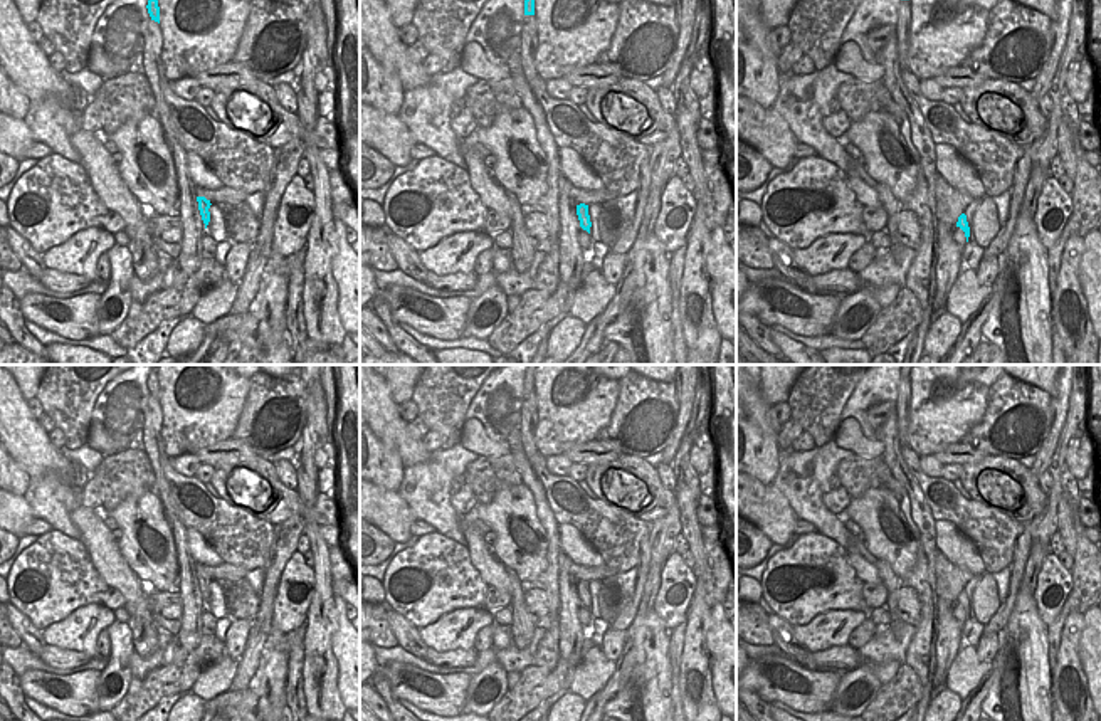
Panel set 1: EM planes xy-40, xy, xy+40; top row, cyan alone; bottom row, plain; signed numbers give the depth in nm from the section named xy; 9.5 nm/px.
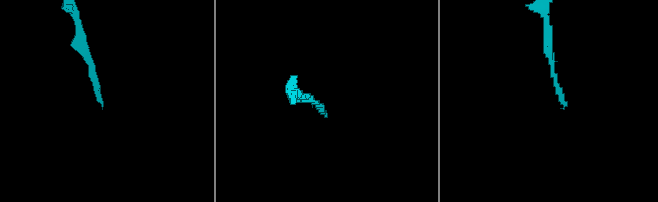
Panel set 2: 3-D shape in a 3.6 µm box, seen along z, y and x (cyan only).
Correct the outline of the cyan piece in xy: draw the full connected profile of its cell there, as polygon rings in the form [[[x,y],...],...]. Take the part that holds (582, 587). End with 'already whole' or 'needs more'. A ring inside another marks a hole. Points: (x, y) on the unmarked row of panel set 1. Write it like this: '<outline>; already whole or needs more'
[[[585,580],[577,582],[577,592],[578,592],[580,603],[582,603],[582,607],[578,608],[578,620],[583,627],[588,627],[592,622],[592,615],[590,615],[592,598],[588,592],[588,582]]]; needs more

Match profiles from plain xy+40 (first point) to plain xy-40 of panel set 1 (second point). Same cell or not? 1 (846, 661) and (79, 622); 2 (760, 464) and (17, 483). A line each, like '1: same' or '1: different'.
1: different
2: same

